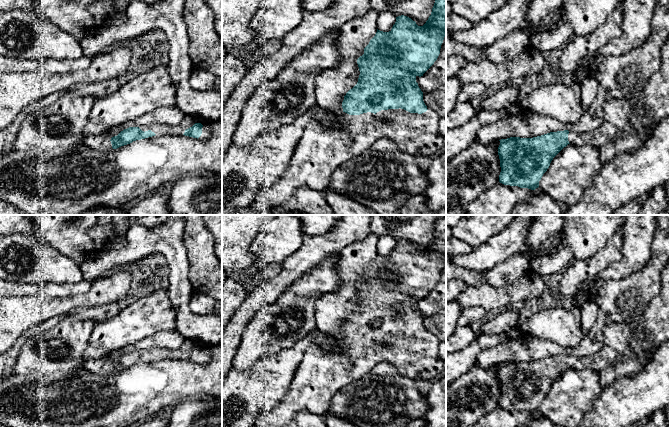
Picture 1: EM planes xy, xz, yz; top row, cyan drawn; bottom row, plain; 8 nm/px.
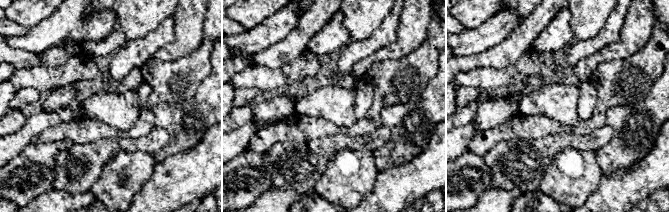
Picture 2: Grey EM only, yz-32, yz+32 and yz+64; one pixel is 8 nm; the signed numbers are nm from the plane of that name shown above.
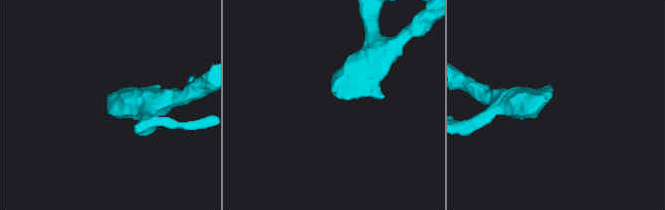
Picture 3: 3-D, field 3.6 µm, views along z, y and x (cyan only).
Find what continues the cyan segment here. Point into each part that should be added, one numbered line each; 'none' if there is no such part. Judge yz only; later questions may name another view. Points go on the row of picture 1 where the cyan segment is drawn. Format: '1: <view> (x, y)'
1: yz (606, 131)

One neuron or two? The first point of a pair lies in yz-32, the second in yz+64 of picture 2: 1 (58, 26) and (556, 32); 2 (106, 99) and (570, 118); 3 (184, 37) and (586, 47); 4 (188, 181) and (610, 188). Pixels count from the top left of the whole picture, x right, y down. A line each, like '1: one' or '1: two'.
1: two
2: one
3: two
4: one

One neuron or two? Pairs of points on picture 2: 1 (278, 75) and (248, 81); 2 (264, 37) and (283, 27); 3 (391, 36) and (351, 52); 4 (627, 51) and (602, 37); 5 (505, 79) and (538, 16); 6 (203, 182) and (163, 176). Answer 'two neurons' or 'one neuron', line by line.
1: one neuron
2: one neuron
3: one neuron
4: two neurons
5: two neurons
6: one neuron

